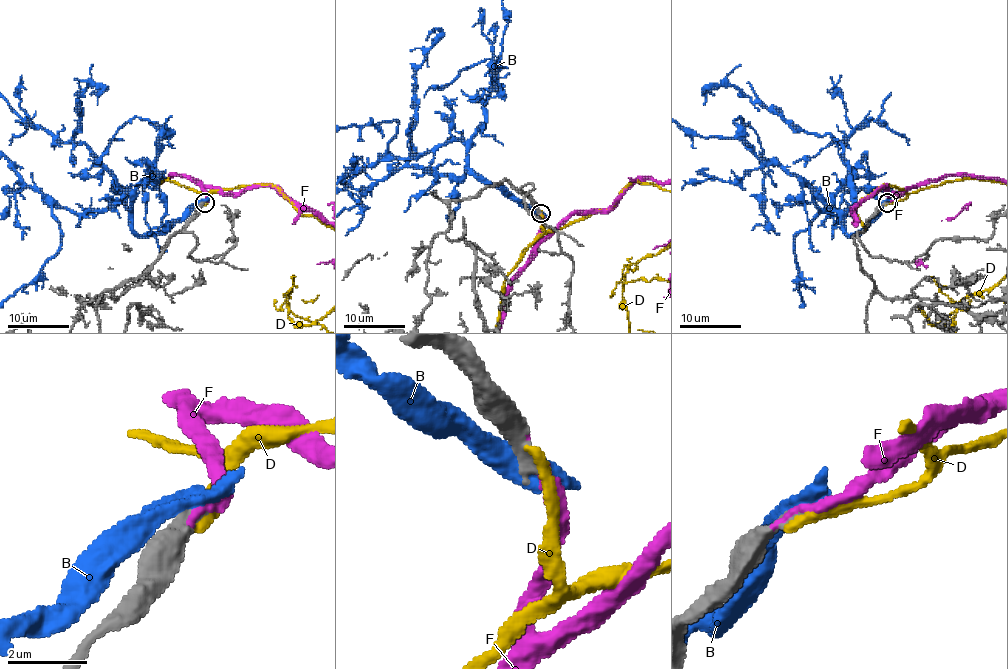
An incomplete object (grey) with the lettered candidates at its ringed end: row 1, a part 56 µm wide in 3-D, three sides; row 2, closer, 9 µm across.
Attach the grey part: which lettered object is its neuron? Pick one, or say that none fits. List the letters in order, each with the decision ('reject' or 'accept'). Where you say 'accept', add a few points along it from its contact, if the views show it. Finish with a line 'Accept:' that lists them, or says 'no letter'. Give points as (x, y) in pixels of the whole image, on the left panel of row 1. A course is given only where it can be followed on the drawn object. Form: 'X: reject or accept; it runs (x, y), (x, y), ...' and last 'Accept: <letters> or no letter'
B: reject
D: reject
F: reject
Accept: no letter

